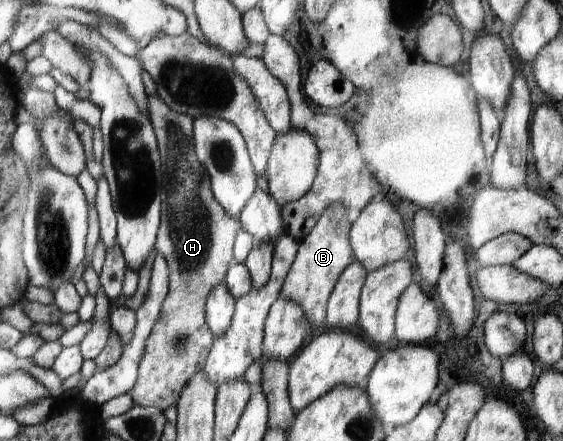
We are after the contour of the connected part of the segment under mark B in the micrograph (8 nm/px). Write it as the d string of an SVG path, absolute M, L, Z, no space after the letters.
M336 203L320 216L318 222L304 240L299 242L297 254L288 276L284 280L280 298L294 300L304 310L306 322L311 330L318 330L324 324L324 314L332 290L335 288L342 272L356 259L349 242L349 231L352 229L352 217L344 206Z

